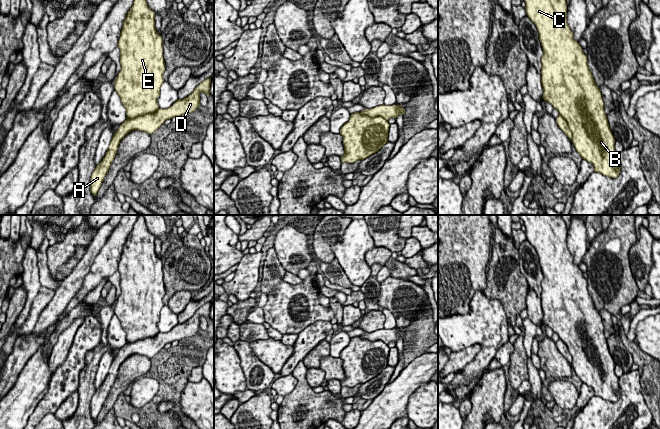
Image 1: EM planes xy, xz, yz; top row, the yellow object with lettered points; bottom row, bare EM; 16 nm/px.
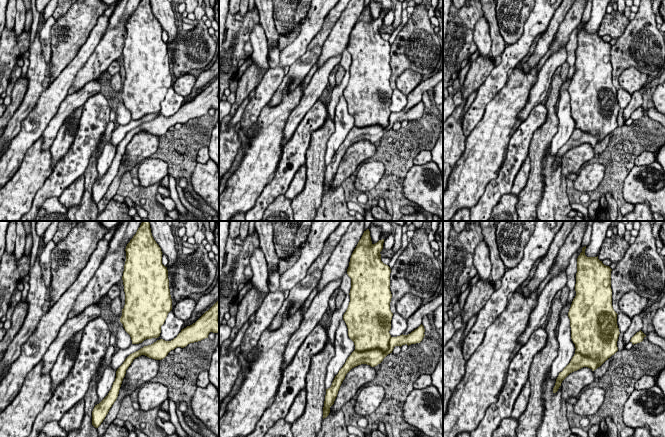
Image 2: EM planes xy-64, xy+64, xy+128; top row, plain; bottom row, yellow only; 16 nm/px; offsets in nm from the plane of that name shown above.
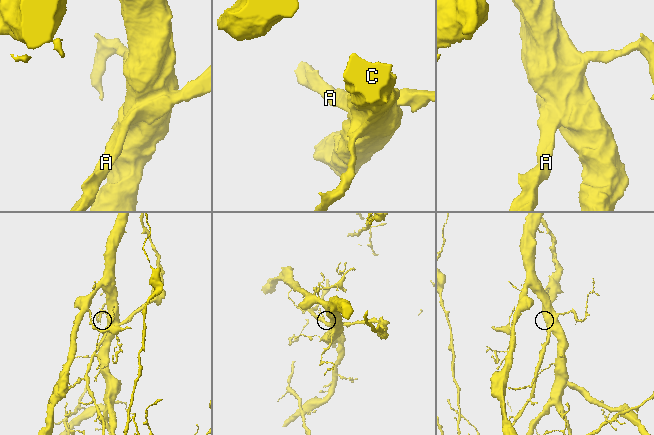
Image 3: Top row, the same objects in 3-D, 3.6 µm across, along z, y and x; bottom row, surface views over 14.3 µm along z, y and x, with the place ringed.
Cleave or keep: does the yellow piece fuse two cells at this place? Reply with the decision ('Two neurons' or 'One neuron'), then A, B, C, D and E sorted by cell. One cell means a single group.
Two neurons. Groups: A D / B C E

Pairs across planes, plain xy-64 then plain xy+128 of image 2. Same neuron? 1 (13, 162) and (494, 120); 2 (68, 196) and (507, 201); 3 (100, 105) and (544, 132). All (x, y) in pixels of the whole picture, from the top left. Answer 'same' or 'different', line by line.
1: same
2: same
3: different

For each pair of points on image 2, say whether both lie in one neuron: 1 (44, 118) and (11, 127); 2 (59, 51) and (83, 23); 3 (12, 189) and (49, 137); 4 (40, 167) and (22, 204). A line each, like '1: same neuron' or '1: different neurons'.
1: different neurons
2: same neuron
3: different neurons
4: same neuron

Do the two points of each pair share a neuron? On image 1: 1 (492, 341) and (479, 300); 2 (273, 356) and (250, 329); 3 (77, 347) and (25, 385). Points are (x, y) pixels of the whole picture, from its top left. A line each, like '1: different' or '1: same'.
1: same
2: same
3: different

